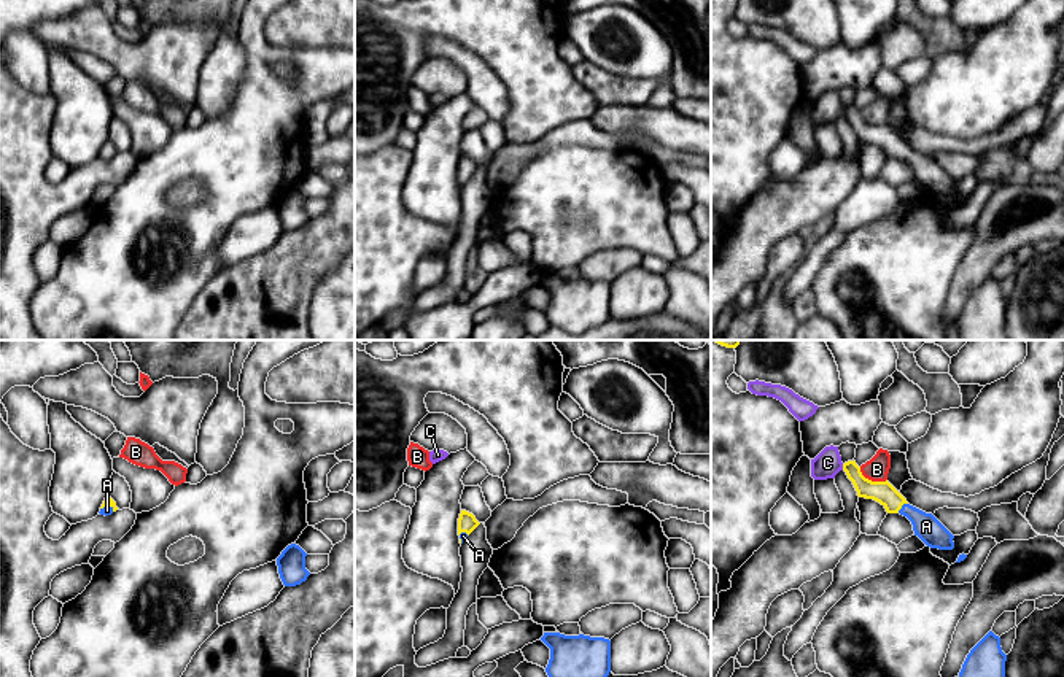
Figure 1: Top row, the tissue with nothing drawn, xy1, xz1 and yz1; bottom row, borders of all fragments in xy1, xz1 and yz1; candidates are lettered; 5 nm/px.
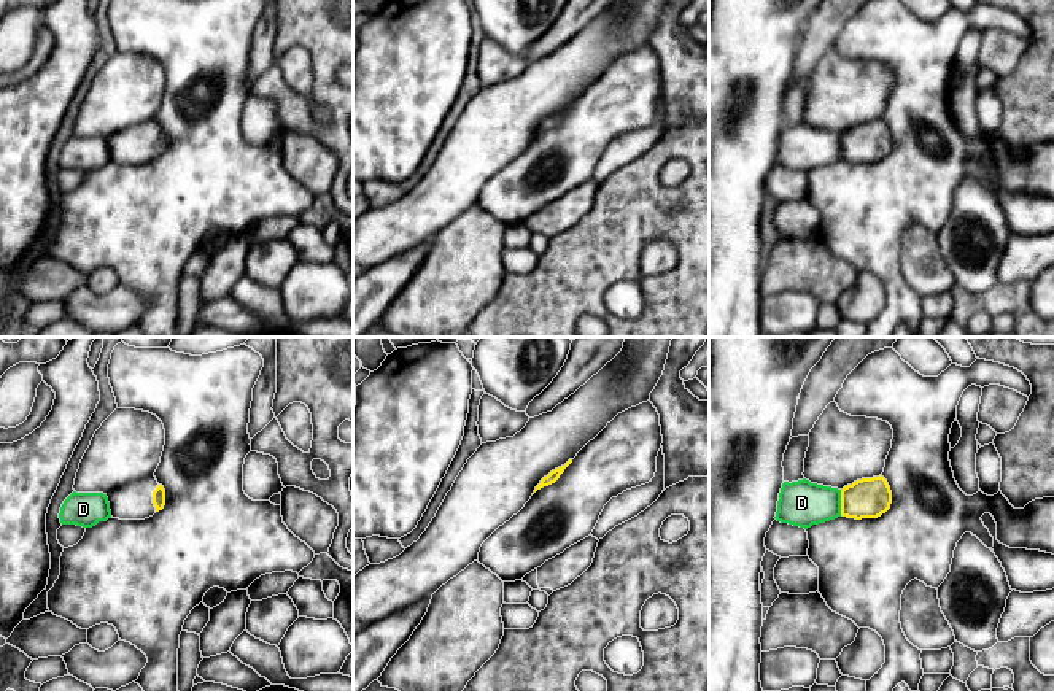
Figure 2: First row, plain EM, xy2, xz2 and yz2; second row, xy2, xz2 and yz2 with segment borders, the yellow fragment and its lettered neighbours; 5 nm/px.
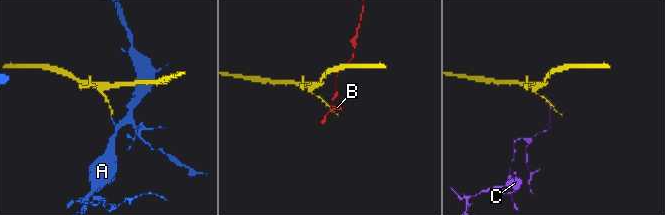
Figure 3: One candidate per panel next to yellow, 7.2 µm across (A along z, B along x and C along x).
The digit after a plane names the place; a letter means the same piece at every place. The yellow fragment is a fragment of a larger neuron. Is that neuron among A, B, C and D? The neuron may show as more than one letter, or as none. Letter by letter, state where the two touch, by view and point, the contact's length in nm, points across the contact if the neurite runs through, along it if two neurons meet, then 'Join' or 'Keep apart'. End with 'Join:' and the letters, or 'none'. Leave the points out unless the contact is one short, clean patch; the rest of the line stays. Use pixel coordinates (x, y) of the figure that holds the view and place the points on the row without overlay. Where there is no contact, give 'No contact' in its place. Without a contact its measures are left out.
A: Touches yellow at yz1 (900, 151). Shared border 80 nm. Boundary: yz1 (907, 147), (897, 156). Keep apart
B: Touches yellow at yz1 (870, 124). Shared border 160 nm. Boundary: yz1 (859, 112), (872, 124), (886, 124). Keep apart
C: Touches yellow at yz1 (843, 112). Shared border 30 nm. Keep apart
D: Touches yellow at yz2 (841, 147). Shared border 130 nm. Keep apart
Join: none

